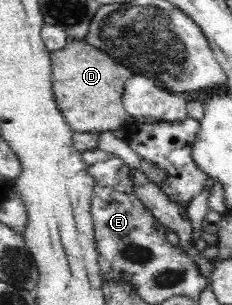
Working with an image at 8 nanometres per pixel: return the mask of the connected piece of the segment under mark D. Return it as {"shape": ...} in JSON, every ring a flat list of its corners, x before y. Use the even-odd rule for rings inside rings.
{"shape":[[67,38,67,43,63,49,50,51,49,57,53,71,52,90,54,98,59,111,69,124,71,131,75,133,103,133,115,131,115,129,119,129,120,127,129,128,128,113,125,111,125,106,122,103,123,85,133,75,127,67,115,63,115,60,111,56,93,47,93,45,86,41,73,38]]}

